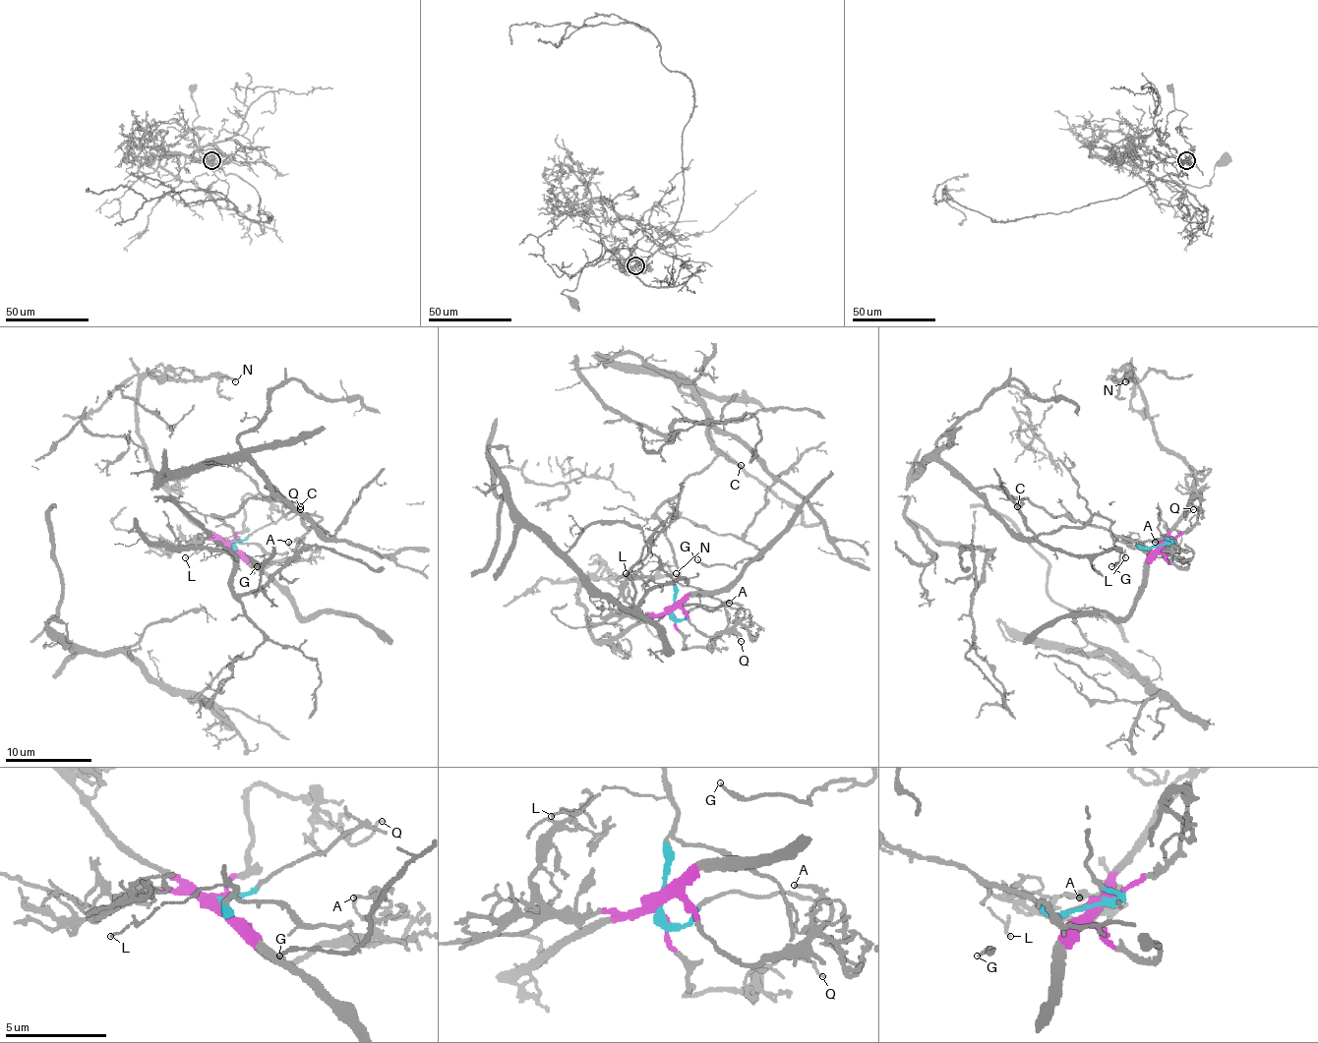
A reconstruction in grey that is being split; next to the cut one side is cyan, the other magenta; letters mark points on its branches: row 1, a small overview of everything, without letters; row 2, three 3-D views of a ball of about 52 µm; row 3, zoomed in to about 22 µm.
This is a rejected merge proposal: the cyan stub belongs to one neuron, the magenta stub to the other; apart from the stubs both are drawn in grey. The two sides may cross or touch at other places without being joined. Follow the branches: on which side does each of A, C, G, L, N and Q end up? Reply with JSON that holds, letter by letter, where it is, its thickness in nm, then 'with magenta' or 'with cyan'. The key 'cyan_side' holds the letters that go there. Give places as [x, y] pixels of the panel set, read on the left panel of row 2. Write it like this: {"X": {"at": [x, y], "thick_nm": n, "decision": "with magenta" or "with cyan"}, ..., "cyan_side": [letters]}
{"A": {"at": [288, 542], "thick_nm": 150, "decision": "with magenta"}, "C": {"at": [300, 506], "thick_nm": 140, "decision": "with cyan"}, "G": {"at": [257, 566], "thick_nm": 160, "decision": "with cyan"}, "L": {"at": [185, 557], "thick_nm": 90, "decision": "with cyan"}, "N": {"at": [235, 381], "thick_nm": 190, "decision": "with magenta"}, "Q": {"at": [300, 509], "thick_nm": 120, "decision": "with magenta"}, "cyan_side": ["C", "G", "L"]}

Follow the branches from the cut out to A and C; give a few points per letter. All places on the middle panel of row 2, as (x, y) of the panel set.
A: (672, 610), (681, 608), (691, 623), (713, 636), (739, 621), (739, 608), (728, 602)
C: (672, 610), (679, 569), (657, 511), (691, 475), (700, 475), (719, 455), (741, 466)

